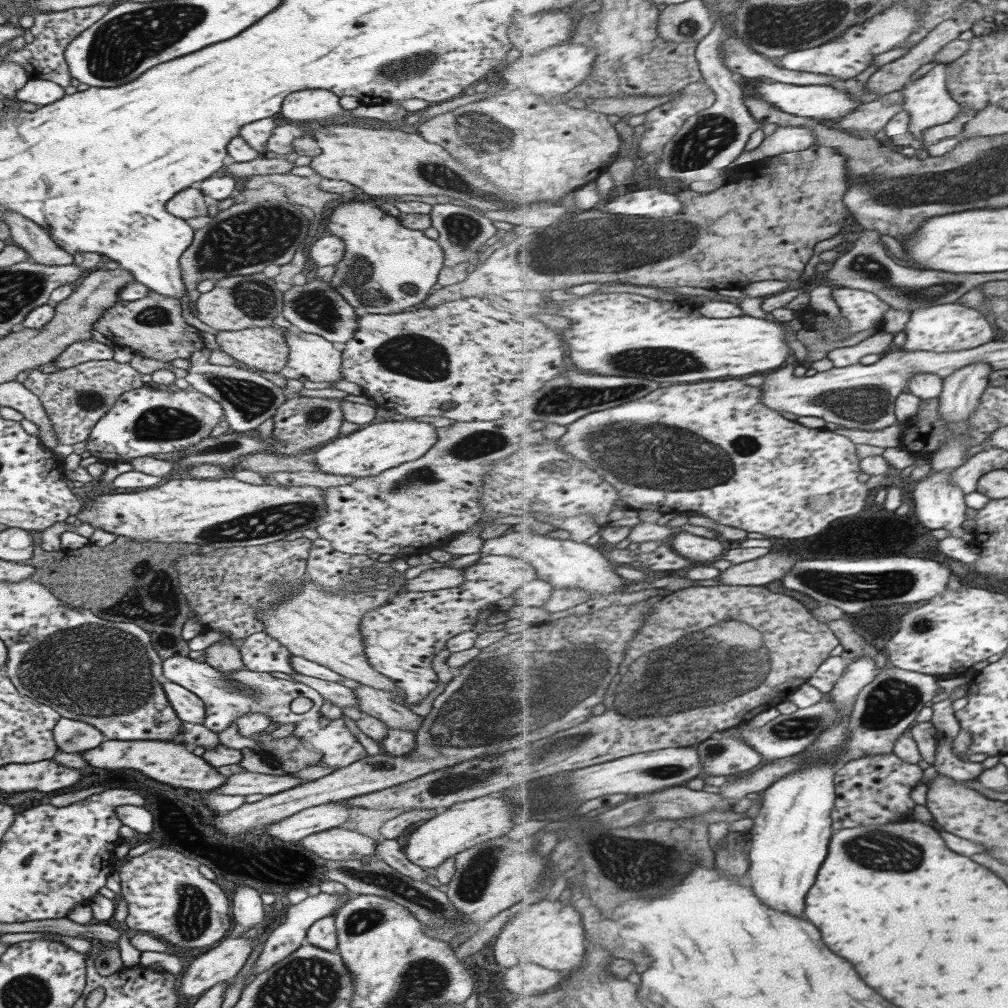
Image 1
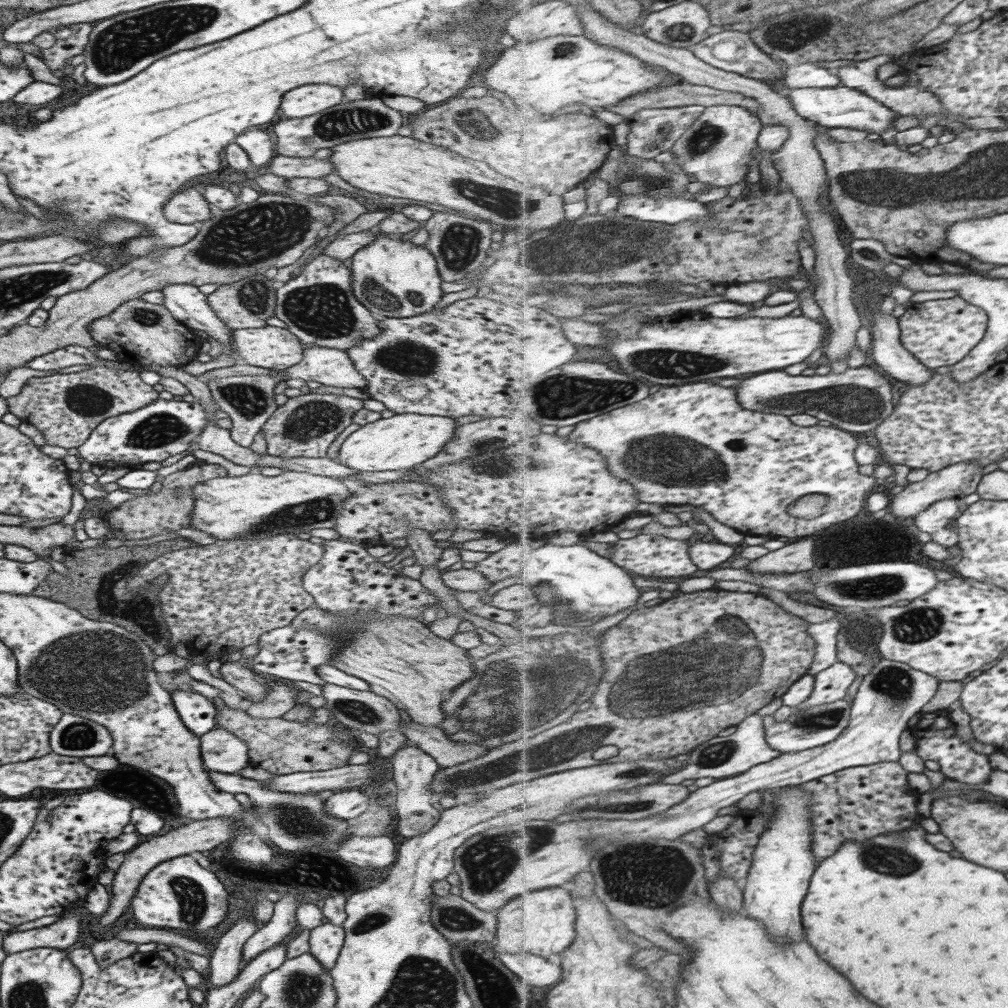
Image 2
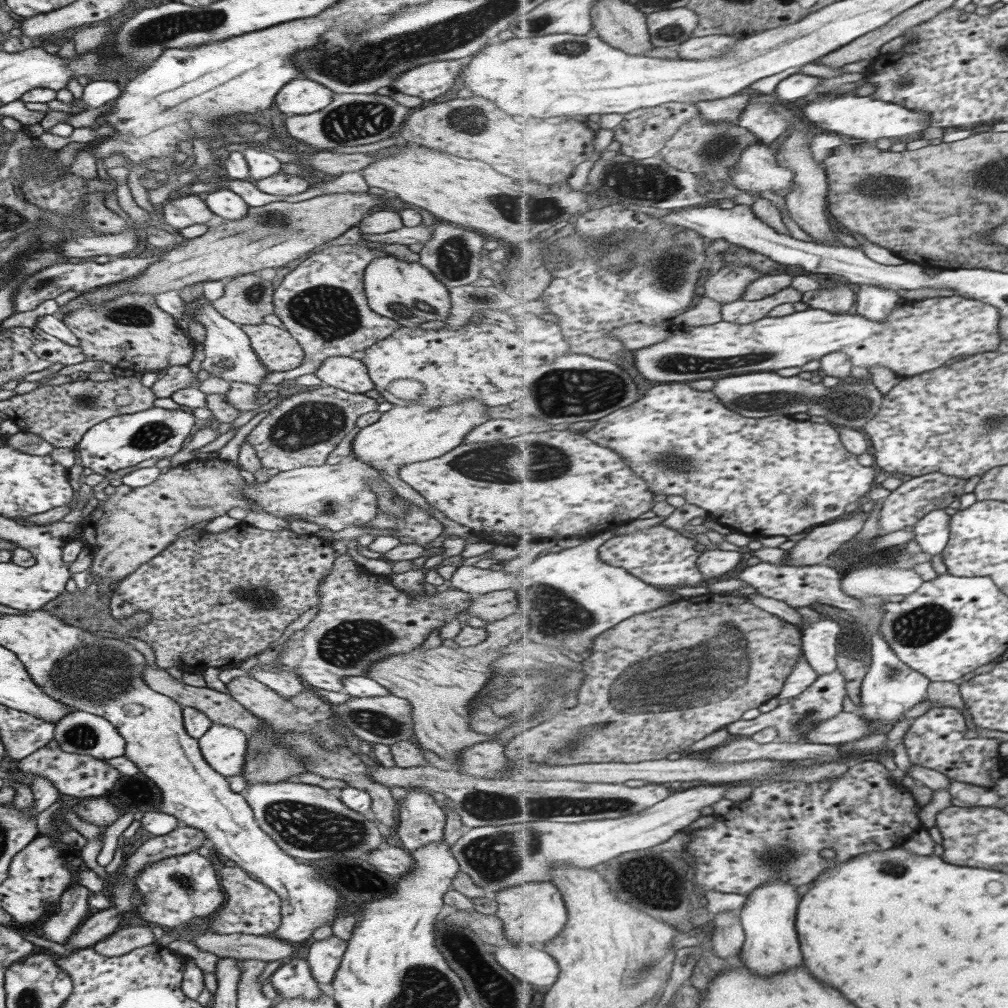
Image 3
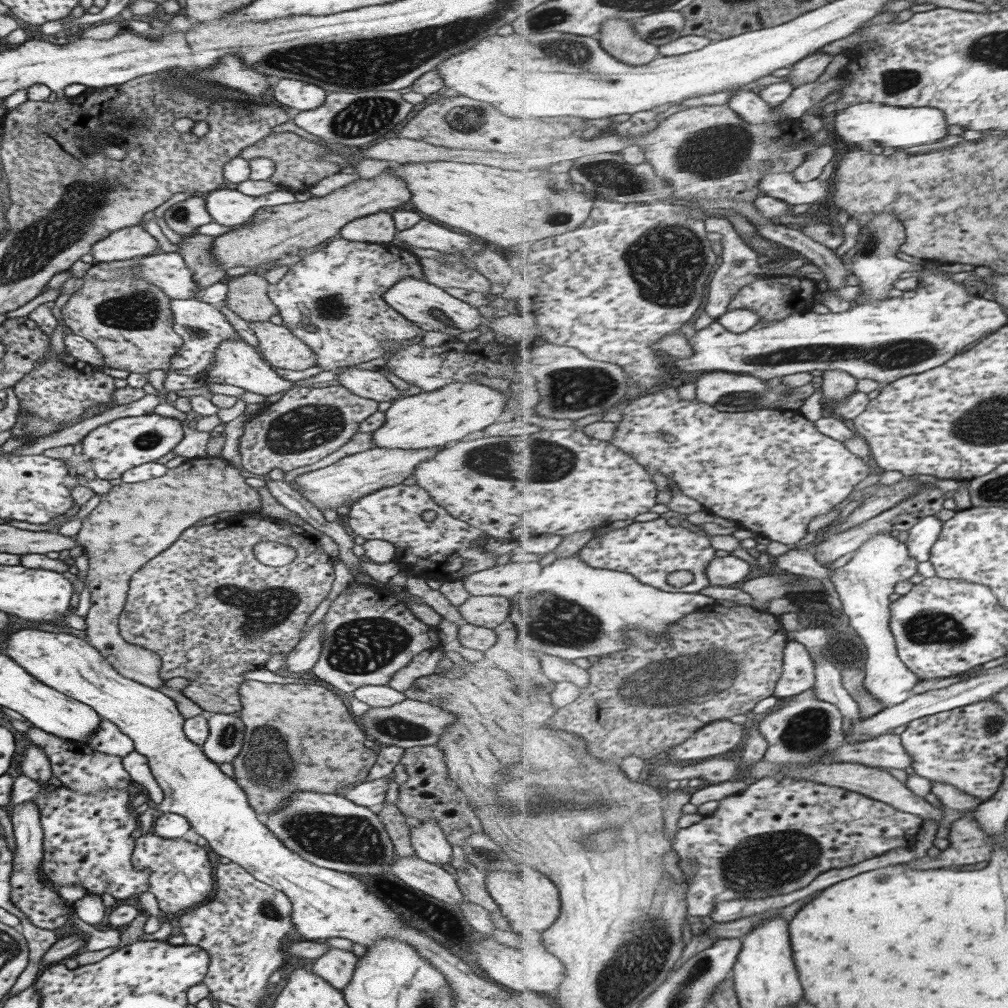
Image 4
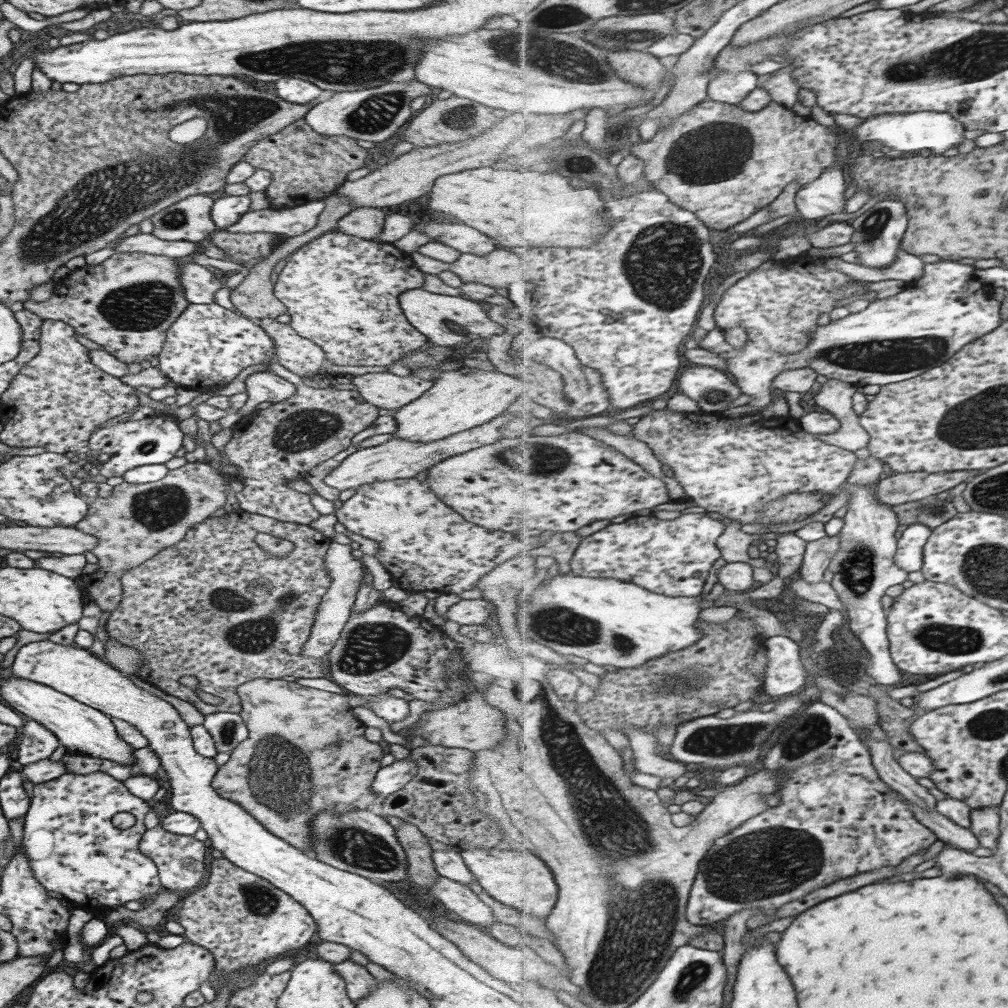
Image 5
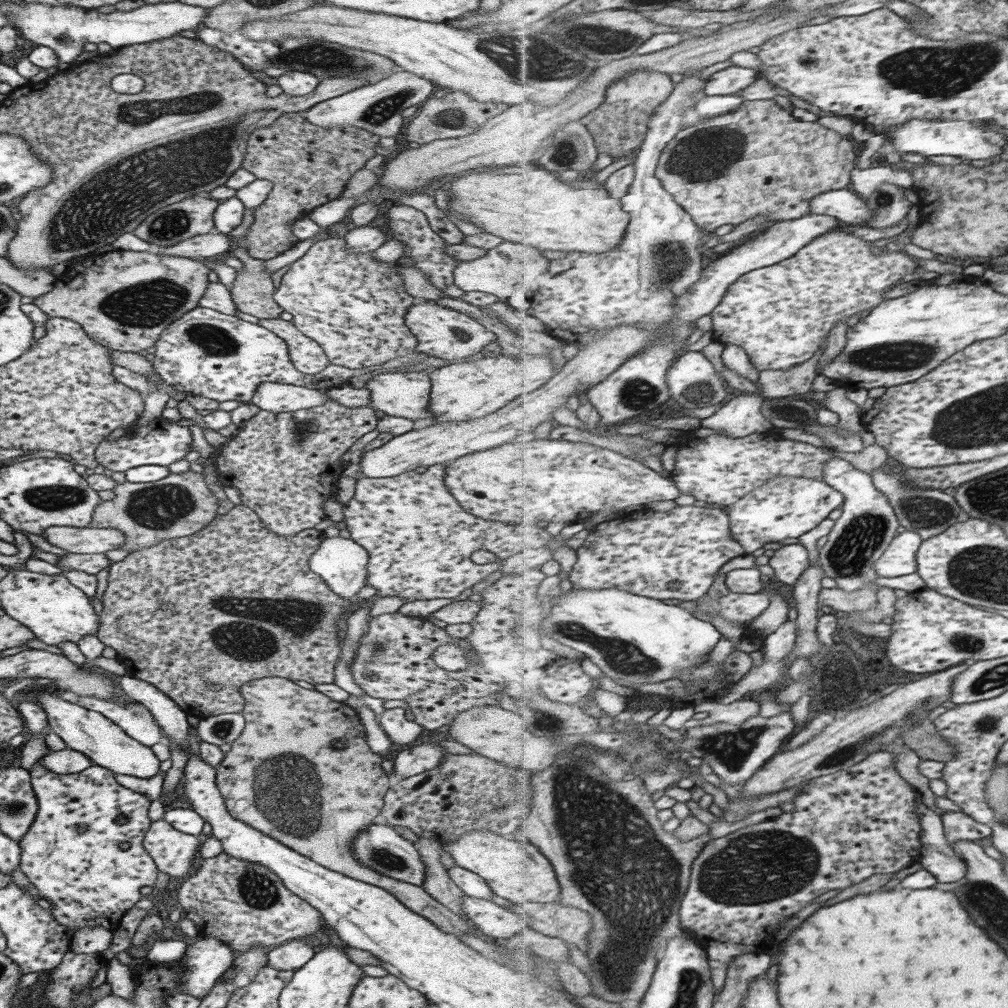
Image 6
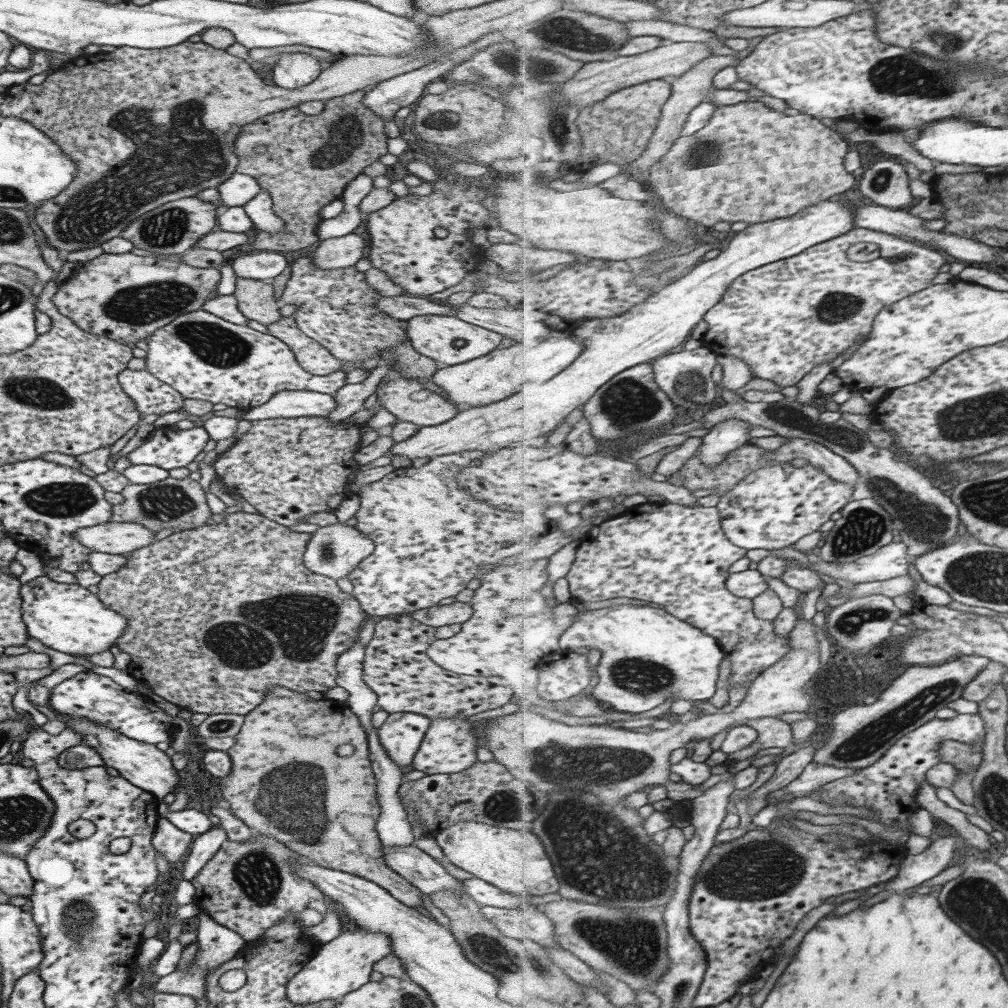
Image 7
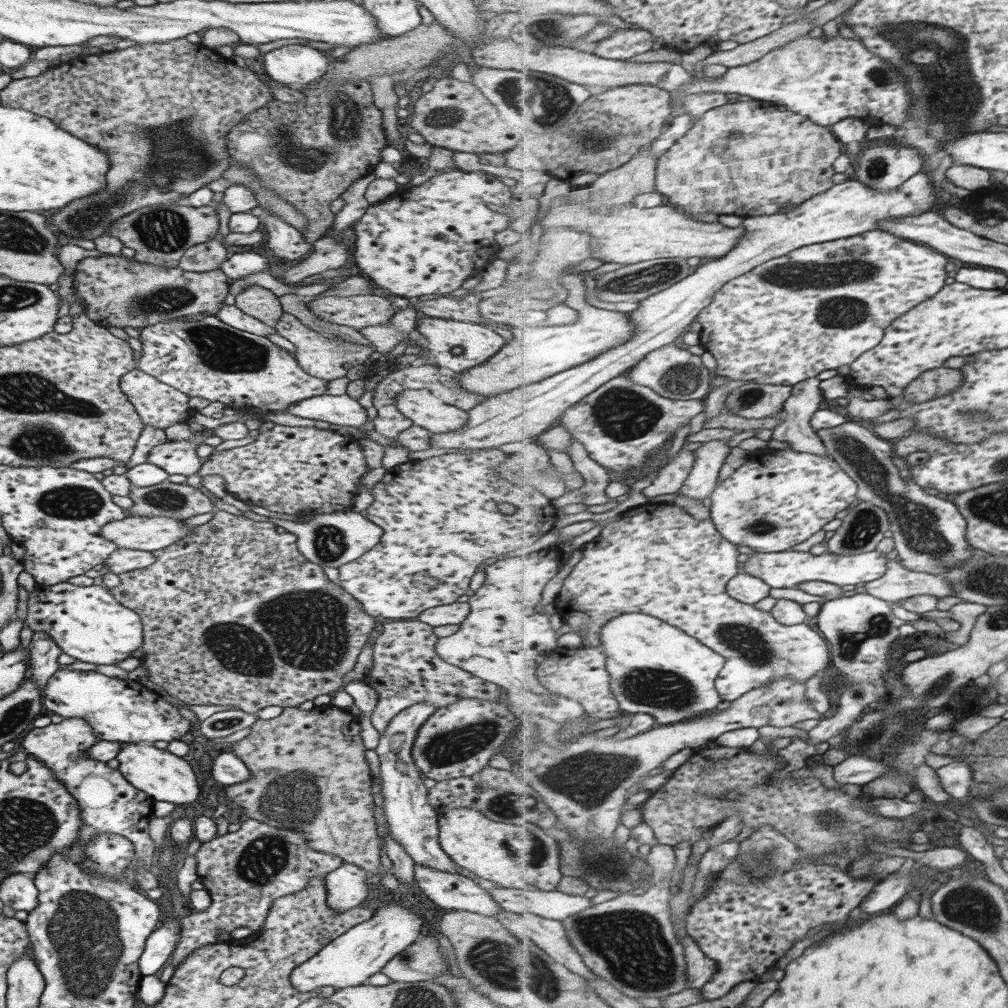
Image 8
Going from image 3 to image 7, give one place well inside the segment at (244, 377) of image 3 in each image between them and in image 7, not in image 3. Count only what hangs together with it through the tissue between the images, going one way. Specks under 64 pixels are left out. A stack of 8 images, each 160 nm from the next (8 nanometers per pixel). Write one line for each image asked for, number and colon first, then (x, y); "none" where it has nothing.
4: (236, 363)
5: (263, 386)
6: (276, 397)
7: (286, 403)

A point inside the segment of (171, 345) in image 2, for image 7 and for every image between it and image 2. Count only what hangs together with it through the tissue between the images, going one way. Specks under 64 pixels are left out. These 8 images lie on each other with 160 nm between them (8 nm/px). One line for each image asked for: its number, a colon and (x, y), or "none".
3: (129, 332)
4: (129, 321)
5: (124, 304)
6: (123, 300)
7: (124, 297)

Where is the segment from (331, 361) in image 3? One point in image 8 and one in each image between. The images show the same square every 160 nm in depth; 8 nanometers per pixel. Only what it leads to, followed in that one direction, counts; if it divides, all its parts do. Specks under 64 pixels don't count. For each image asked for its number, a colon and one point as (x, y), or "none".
4: (370, 384)
5: (385, 390)
6: (405, 395)
7: (408, 400)
8: (418, 406)

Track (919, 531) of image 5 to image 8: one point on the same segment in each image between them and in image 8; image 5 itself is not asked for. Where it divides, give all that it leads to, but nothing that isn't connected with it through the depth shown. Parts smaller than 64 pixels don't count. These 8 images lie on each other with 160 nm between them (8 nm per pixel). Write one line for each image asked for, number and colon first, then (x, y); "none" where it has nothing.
6: (900, 559)
7: (891, 561)
8: (788, 569)

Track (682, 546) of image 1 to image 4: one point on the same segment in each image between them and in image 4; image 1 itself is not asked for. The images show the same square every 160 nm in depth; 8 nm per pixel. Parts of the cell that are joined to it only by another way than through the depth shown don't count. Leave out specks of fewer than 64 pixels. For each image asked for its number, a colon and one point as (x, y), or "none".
2: (708, 555)
3: (715, 563)
4: (728, 571)

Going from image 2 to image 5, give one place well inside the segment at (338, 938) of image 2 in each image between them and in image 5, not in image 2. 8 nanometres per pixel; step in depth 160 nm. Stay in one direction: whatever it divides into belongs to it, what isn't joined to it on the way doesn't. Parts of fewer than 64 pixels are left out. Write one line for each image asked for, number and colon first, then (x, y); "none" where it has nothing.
3: (323, 956)
4: (335, 966)
5: (358, 983)

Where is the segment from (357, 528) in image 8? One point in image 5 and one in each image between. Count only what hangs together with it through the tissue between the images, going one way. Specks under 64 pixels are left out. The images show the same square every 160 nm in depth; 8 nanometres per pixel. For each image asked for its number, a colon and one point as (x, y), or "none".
5: (346, 573)
6: (340, 562)
7: (333, 551)

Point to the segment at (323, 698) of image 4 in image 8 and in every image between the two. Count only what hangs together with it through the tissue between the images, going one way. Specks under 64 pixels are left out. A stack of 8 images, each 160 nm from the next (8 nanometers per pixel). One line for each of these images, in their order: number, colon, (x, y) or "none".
5: (305, 752)
6: (300, 772)
7: (287, 783)
8: (308, 772)

